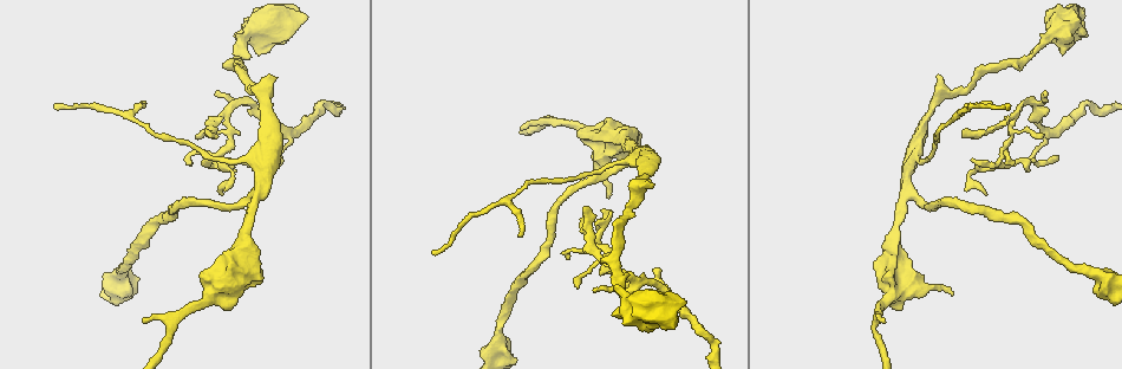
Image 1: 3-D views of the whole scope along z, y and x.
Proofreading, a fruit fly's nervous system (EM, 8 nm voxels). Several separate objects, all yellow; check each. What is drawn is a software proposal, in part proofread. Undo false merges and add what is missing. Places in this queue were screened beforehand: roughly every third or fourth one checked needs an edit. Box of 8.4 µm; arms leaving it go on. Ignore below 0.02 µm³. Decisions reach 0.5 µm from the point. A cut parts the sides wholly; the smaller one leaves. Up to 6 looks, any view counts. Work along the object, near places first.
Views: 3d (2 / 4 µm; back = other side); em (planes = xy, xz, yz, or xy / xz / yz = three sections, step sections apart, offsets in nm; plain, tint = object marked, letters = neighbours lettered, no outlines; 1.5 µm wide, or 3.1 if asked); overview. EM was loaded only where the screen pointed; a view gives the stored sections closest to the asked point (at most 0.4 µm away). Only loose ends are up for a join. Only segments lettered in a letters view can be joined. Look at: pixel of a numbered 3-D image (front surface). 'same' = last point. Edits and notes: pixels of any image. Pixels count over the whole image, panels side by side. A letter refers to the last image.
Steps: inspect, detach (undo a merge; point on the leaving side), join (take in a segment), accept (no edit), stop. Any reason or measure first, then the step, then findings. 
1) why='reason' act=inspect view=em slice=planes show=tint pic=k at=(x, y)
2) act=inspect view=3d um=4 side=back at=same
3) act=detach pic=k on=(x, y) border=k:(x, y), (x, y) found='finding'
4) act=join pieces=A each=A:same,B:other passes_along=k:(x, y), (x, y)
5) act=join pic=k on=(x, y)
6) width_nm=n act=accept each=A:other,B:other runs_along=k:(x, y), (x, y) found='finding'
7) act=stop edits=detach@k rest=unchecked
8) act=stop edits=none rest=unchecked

act=inspect view=em slice=planes show=letters pic=1 at=(1018, 115)

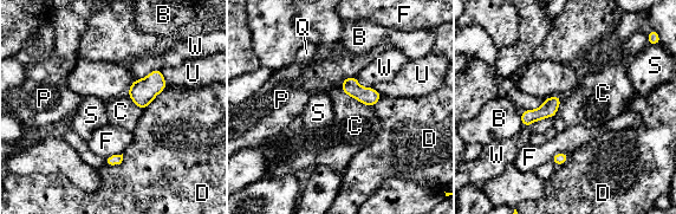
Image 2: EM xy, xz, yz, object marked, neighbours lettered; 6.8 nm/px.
width_nm=60 act=accept each=B:other,C:other,D:other,F:other,P:other,Q:other,S:other,U:other,W:other border=2:(344, 92), (372, 108) found='all the same neuron'

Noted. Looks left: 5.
why='an open end' act=inspect view=em slice=planes show=letters pic=1 at=(984, 194)

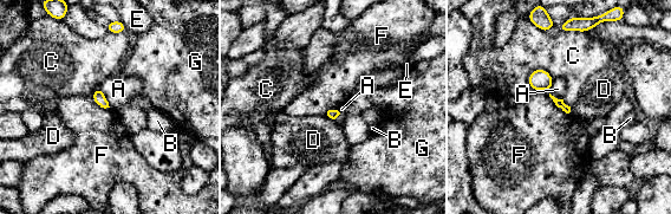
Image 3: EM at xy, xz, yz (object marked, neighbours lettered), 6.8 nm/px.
act=accept each=A:other,B:other,C:other,D:other,E:other,F:other,G:other border=3:(548, 95), (558, 106), (569, 112) found='none of them fits'

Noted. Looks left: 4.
why='an open end' act=inspect view=3d um=2 pic=1 at=(684, 299)

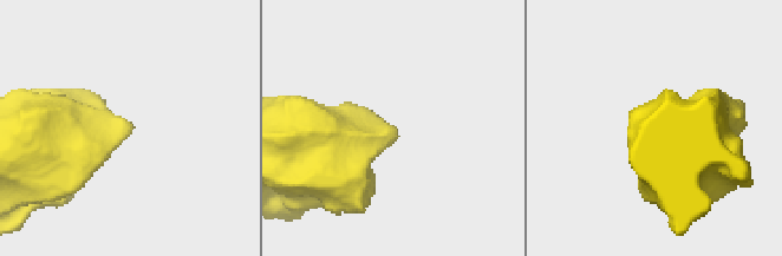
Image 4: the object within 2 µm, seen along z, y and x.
act=inspect view=em slice=planes show=letters pic=4 at=(397, 131)

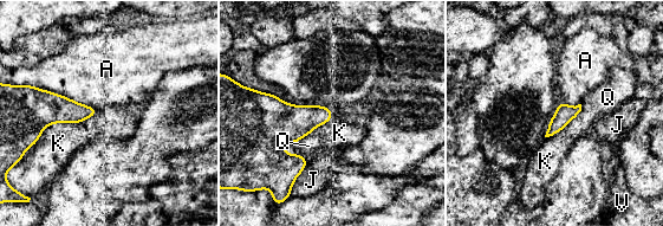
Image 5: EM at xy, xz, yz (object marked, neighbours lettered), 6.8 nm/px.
act=accept each=A:other,J:other,K:other,Q:other,V:other border=5:(97, 114), (51, 123), (31, 146) found='no lettered segment goes on from it'

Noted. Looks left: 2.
act=stop edits=none rest=unchecked

